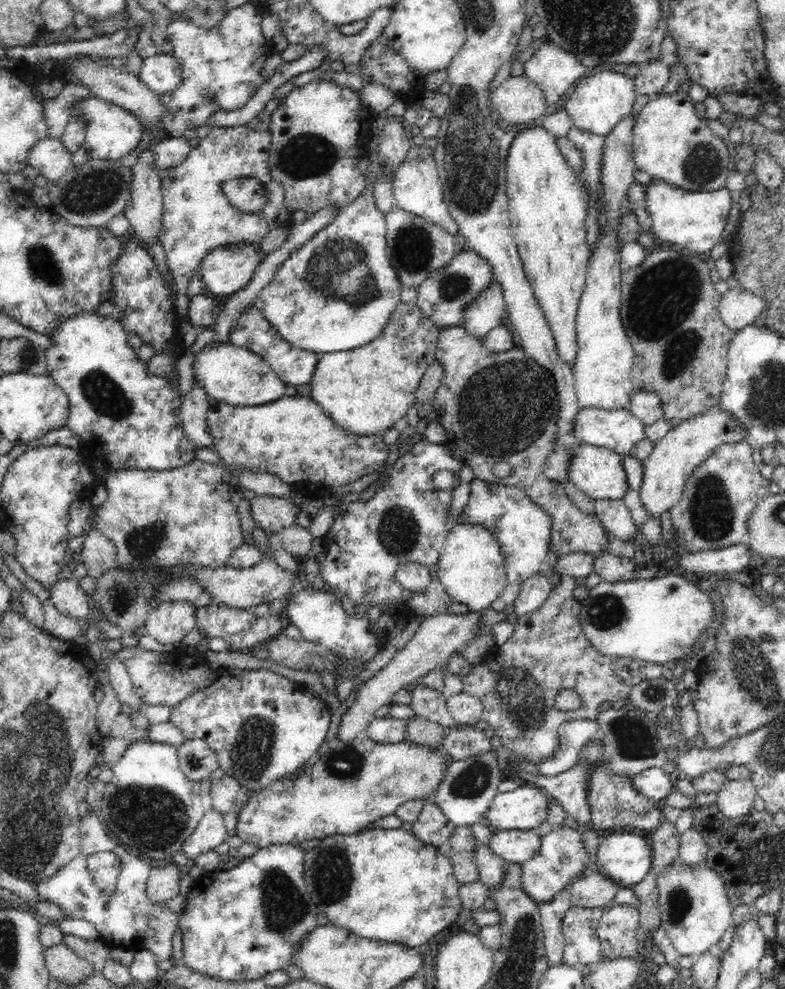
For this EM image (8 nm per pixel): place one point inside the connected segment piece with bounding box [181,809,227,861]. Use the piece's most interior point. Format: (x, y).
(211, 831)

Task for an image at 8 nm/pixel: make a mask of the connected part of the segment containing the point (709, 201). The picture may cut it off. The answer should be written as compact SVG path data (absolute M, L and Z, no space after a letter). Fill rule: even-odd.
M652 180L646 185L646 209L652 220L651 233L658 242L669 242L700 254L710 253L722 242L724 227L732 208L732 192L722 188L715 192L691 192L663 181Z

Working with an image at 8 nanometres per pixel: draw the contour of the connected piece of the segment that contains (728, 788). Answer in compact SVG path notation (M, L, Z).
M748 780L727 781L717 793L715 802L724 816L734 818L746 814L754 806L757 787Z

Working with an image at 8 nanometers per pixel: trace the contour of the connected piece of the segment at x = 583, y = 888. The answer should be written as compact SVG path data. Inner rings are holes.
M592 871L570 884L569 899L572 906L610 908L616 905L614 896L618 888L612 879Z

